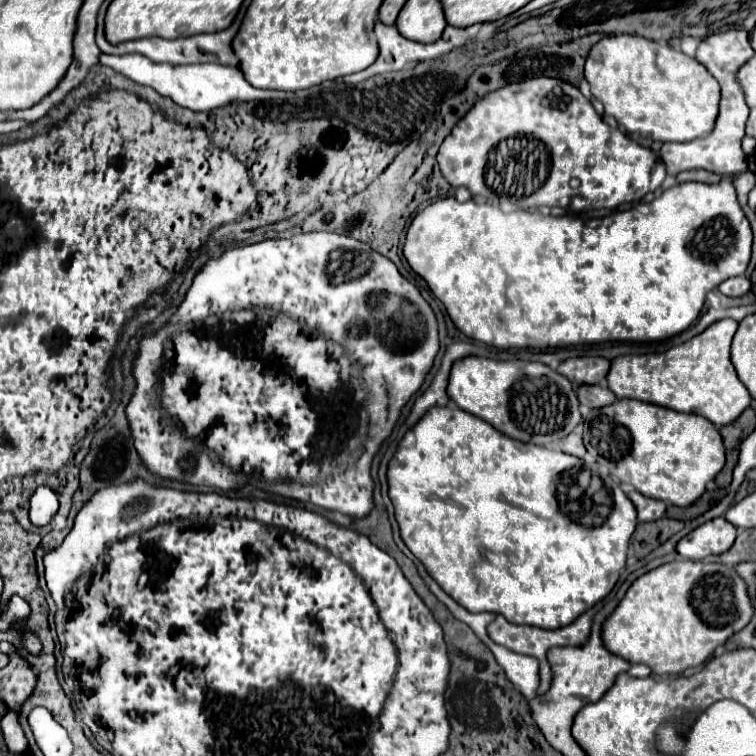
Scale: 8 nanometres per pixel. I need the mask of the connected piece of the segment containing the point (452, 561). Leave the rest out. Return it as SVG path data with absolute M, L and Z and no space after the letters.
M432 407L400 441L396 455L388 465L388 495L394 505L394 517L398 521L402 541L424 563L430 577L450 597L454 597L454 601L460 601L460 605L464 605L468 611L476 611L476 613L492 611L504 615L508 621L516 625L520 623L520 625L536 625L542 629L558 629L560 625L572 623L580 613L590 609L596 601L600 601L612 591L612 587L620 577L620 571L626 565L628 539L636 529L636 509L620 489L618 481L612 479L608 471L604 471L604 477L600 475L600 469L594 469L594 475L586 473L584 477L590 475L588 485L578 481L578 475L584 475L584 461L578 457L506 437L486 421L458 407Z

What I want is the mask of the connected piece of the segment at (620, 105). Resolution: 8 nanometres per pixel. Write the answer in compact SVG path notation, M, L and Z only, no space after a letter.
M610 35L602 37L586 59L584 77L590 83L592 95L604 105L606 115L614 117L628 133L638 133L652 141L690 141L708 135L714 129L720 103L720 85L716 79L694 59L684 55L670 45L660 45L656 41L638 35Z

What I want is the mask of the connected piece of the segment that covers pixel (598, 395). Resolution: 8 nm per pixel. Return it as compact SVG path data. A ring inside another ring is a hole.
M578 385L578 399L588 407L604 407L616 401L616 395L604 385Z

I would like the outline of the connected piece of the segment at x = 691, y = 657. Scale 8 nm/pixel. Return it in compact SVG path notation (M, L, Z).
M672 561L644 573L630 585L624 599L602 625L602 641L610 653L630 663L648 665L656 675L676 675L688 667L702 665L718 645L724 645L730 635L748 625L750 617L752 603L746 595L746 583L732 567L722 563Z

